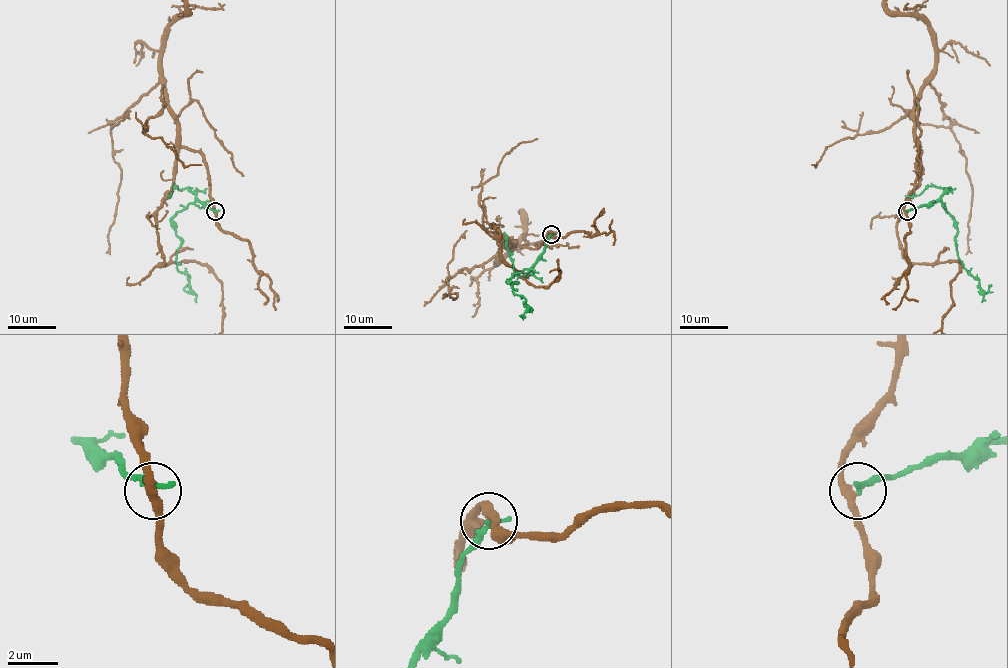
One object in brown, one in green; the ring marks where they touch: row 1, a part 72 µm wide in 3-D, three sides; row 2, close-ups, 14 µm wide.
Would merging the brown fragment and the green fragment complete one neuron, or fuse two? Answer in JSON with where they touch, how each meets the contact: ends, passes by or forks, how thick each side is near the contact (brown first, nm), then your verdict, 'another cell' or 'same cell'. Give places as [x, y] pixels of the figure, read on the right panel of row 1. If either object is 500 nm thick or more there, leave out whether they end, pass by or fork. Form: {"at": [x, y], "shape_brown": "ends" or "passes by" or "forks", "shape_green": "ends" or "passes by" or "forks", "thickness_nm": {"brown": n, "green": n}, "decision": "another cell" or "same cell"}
{"at": [907, 211], "shape_brown": "passes by", "shape_green": "ends", "thickness_nm": {"brown": 320, "green": 280}, "decision": "another cell"}

